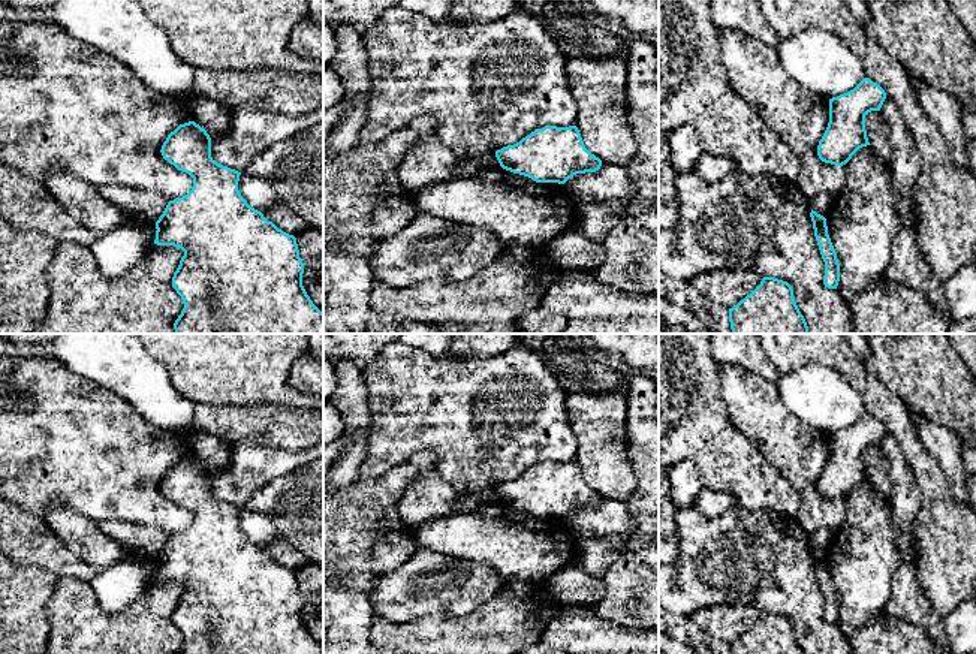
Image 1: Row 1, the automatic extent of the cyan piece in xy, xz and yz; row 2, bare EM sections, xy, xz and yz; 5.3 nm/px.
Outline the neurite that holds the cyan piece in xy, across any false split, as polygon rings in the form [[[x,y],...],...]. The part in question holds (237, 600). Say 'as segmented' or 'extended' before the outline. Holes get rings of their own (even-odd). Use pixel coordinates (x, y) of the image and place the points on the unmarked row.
as segmented; [[[195,456],[180,459],[160,485],[165,495],[193,513],[192,525],[169,536],[156,557],[157,581],[184,587],[172,623],[184,644],[178,654],[323,654],[302,621],[296,573],[268,557],[238,525],[241,507],[211,492],[211,473]]]

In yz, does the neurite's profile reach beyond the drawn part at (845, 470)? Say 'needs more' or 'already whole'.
already whole

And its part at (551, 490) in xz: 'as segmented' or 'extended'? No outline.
as segmented

